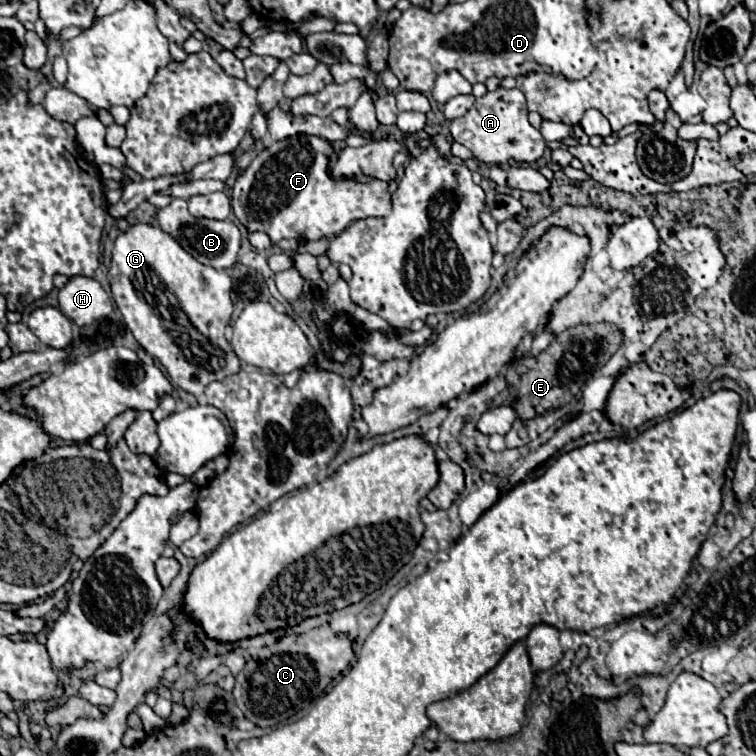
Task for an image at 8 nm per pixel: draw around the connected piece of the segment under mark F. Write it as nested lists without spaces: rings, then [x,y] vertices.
[[[294,135],[282,141],[272,143],[266,147],[250,167],[236,179],[232,189],[232,209],[240,223],[248,231],[264,231],[272,243],[282,239],[298,239],[298,241],[316,241],[322,237],[336,237],[340,235],[352,221],[366,219],[366,217],[384,217],[390,213],[390,193],[388,183],[380,179],[372,179],[368,183],[360,183],[356,179],[334,179],[328,163],[332,155],[332,143],[318,137],[318,135]]]

